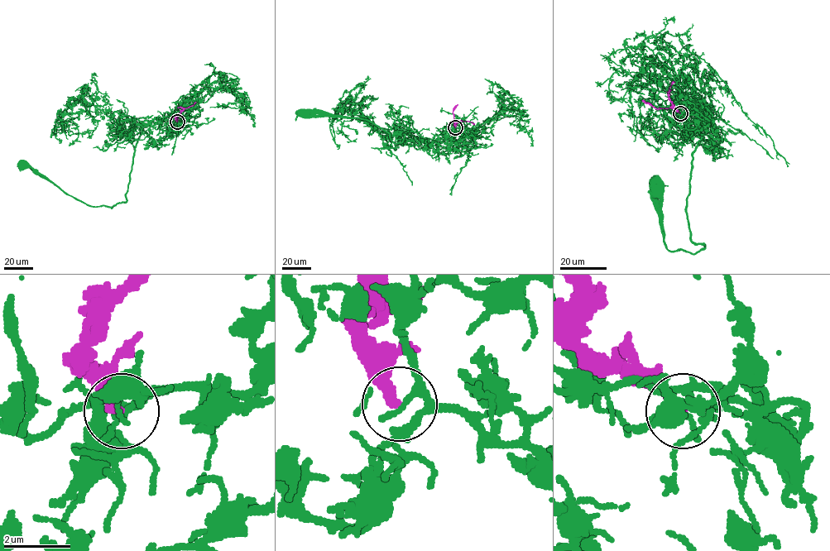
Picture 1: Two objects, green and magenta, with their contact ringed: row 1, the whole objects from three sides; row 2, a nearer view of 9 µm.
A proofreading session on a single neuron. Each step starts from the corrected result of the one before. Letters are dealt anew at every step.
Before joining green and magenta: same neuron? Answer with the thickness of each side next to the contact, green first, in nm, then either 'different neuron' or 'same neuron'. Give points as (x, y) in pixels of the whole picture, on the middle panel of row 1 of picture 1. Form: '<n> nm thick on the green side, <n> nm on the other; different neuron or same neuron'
190 nm thick on the green side, 280 nm on the other; different neuron

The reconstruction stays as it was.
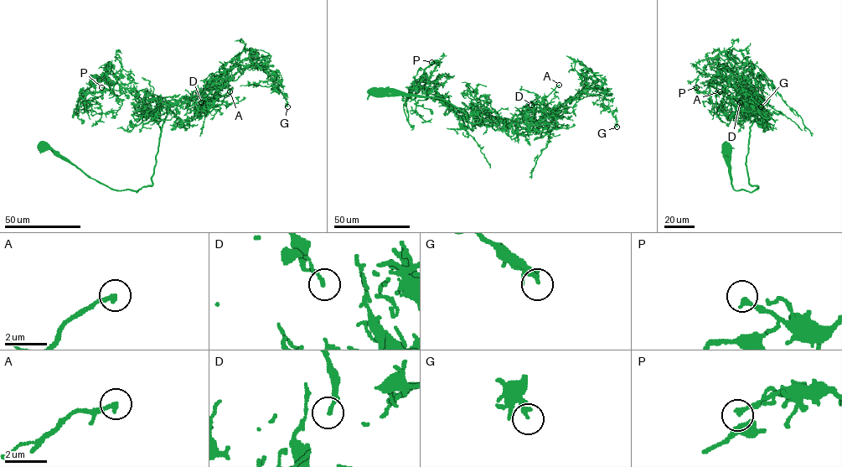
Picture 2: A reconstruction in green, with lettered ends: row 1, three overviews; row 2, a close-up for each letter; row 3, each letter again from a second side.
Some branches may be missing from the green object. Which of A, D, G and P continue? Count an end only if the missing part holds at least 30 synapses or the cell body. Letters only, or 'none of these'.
A

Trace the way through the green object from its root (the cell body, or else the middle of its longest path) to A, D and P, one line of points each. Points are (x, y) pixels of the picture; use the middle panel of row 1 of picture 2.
A: (374, 90), (440, 98), (472, 123), (485, 111), (498, 124), (527, 116), (545, 119), (544, 98), (559, 85)
D: (374, 90), (441, 98), (472, 123), (484, 111), (498, 124), (527, 116), (539, 120), (549, 109), (531, 105)
P: (374, 90), (440, 98), (472, 123), (485, 111), (498, 124), (427, 88), (440, 61), (431, 62)

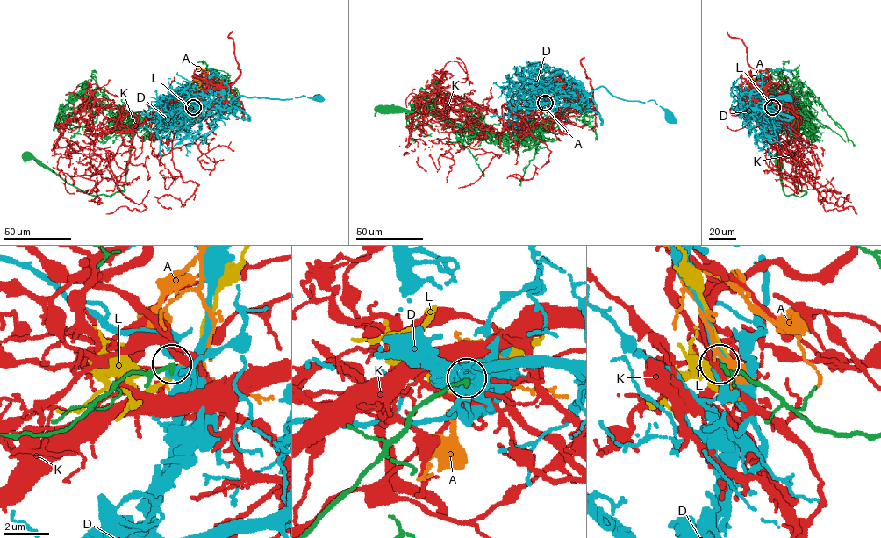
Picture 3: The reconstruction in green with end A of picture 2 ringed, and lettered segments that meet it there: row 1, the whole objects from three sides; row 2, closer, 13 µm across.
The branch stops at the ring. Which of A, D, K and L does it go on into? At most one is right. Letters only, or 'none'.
none

